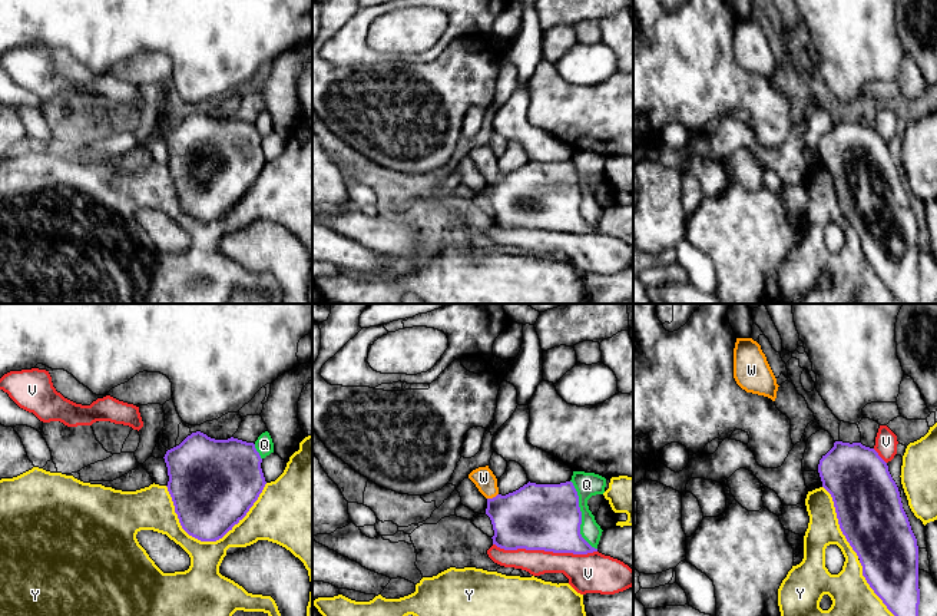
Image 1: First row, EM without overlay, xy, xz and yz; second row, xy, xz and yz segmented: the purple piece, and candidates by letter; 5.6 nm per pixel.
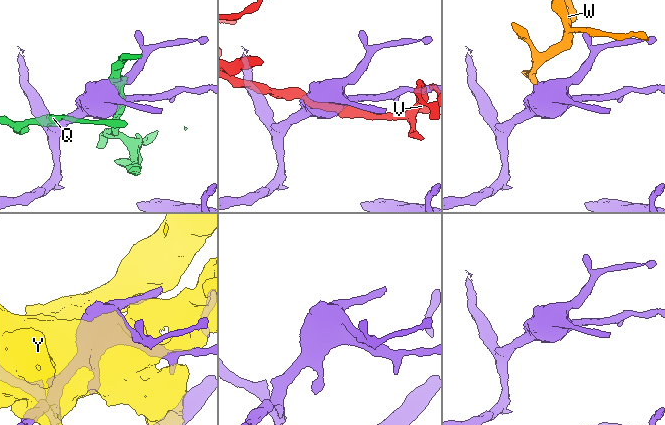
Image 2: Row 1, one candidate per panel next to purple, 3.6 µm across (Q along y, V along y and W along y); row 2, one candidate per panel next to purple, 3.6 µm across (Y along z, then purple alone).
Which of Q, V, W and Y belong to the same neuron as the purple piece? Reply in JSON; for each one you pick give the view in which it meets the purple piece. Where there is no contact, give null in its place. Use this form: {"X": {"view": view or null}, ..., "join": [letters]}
{"W": {"view": "xz"}, "join": ["W"]}

